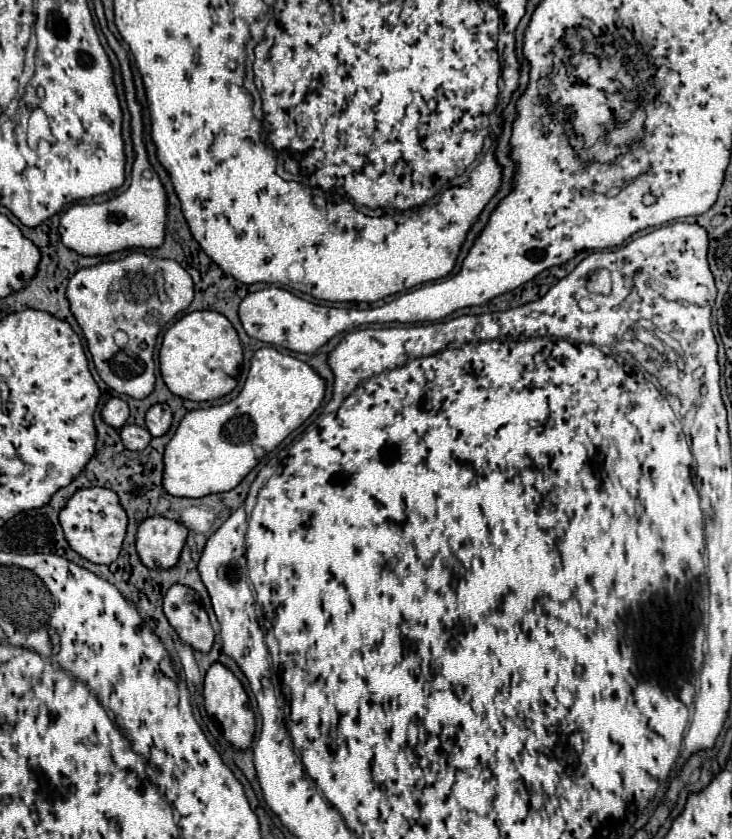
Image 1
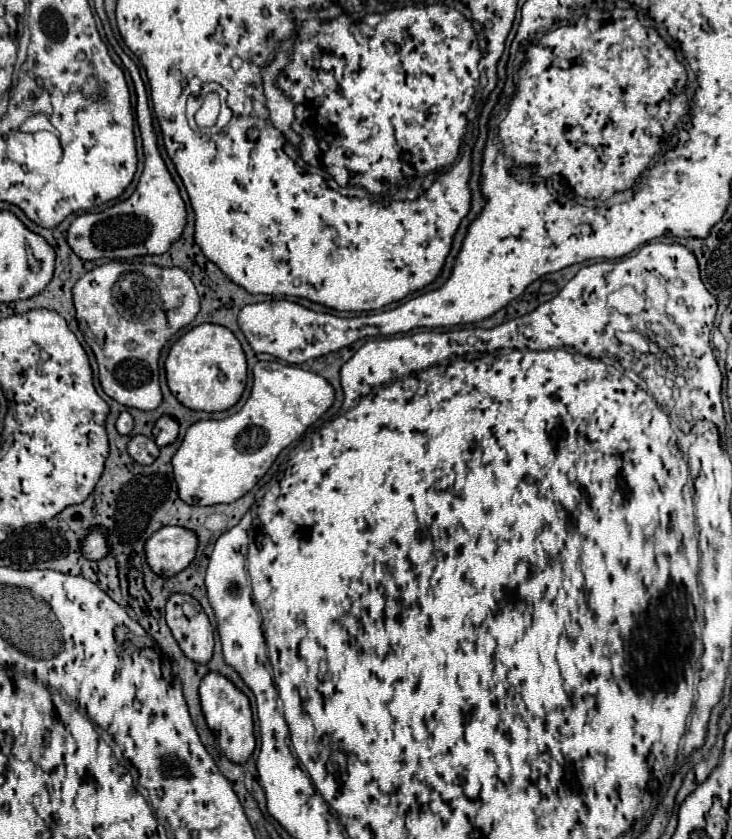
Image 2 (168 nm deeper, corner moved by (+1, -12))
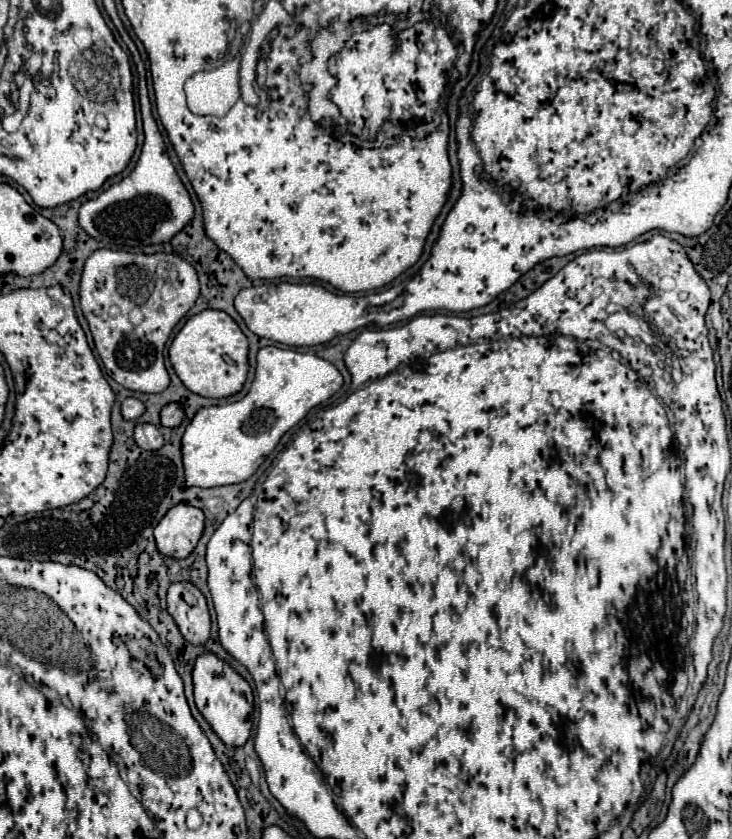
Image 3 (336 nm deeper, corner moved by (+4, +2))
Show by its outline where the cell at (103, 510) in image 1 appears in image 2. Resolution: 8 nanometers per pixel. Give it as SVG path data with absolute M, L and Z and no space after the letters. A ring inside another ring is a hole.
M91 527L91 533L81 541L81 549L83 549L83 555L87 559L101 559L109 553L109 547L107 547L107 535L105 535L105 529L103 527Z

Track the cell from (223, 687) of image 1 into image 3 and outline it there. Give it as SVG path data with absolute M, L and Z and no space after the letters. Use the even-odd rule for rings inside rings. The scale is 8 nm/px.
M202 653L198 657L198 661L194 663L192 679L194 679L196 707L204 715L204 719L210 723L214 733L230 747L244 745L252 731L248 723L248 717L254 709L252 687L228 663L218 659L214 653Z

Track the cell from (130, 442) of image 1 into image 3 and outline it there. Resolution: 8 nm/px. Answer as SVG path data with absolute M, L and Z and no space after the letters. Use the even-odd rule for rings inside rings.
M140 423L136 425L134 429L134 441L140 449L160 449L164 445L164 439L162 439L162 433L158 431L158 427L150 425L150 423Z

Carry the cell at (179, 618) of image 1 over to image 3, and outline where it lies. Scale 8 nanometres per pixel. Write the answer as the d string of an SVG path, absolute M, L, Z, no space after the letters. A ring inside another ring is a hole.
M172 583L166 601L182 637L192 645L204 645L210 639L210 613L200 589L192 583Z

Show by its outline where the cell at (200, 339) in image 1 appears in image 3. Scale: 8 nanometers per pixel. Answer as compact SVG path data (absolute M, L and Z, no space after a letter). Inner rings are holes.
M206 309L184 323L168 349L168 359L186 389L202 397L222 399L244 387L248 375L248 339L228 313Z

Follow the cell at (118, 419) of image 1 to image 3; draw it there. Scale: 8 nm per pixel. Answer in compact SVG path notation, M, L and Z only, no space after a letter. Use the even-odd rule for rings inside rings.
M128 397L122 403L122 417L124 419L138 419L142 413L144 413L144 403L142 401L138 401L134 397Z

